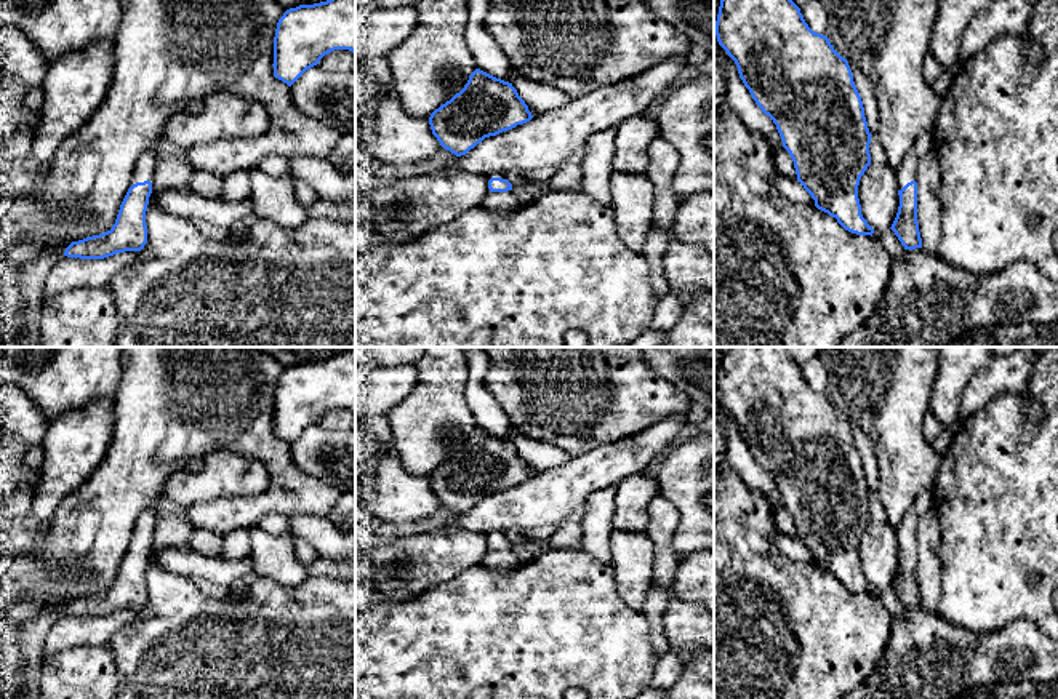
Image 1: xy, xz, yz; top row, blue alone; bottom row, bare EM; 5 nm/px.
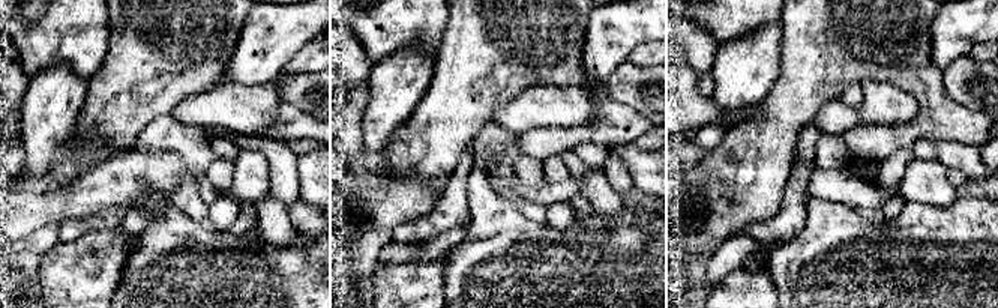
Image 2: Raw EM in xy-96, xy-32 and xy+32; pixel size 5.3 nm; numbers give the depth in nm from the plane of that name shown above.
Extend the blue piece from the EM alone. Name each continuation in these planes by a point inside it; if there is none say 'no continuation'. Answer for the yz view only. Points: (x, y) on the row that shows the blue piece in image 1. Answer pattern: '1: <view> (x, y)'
1: yz (924, 143)

